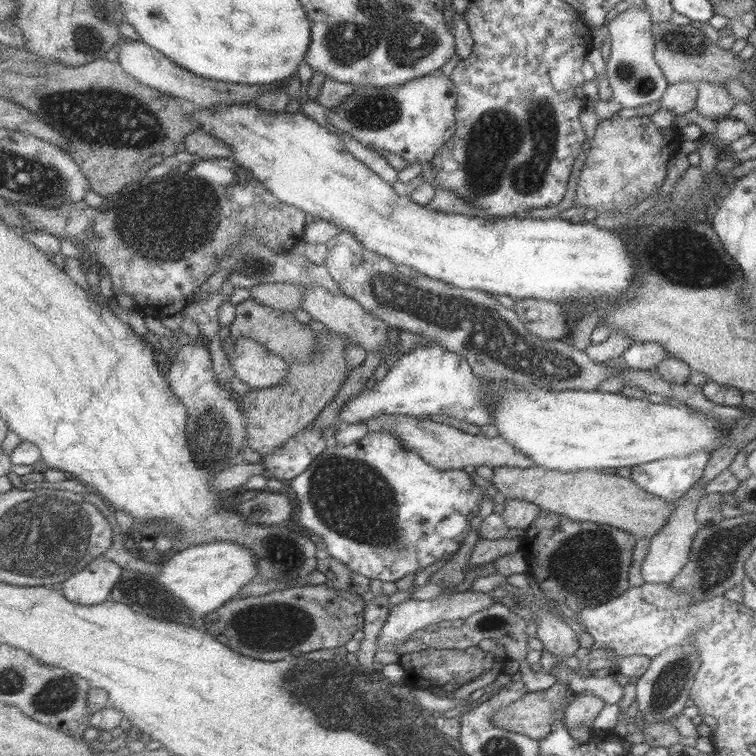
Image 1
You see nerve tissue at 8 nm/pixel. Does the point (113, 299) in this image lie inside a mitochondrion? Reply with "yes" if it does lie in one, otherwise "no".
no

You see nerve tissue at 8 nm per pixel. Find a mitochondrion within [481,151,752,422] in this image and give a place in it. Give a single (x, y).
(706, 267)

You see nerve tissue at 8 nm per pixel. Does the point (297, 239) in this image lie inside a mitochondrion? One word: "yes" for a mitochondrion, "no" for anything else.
no

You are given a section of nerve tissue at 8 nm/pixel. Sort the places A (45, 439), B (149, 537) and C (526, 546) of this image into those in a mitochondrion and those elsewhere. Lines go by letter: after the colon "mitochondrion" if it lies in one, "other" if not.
A: other
B: other
C: other

